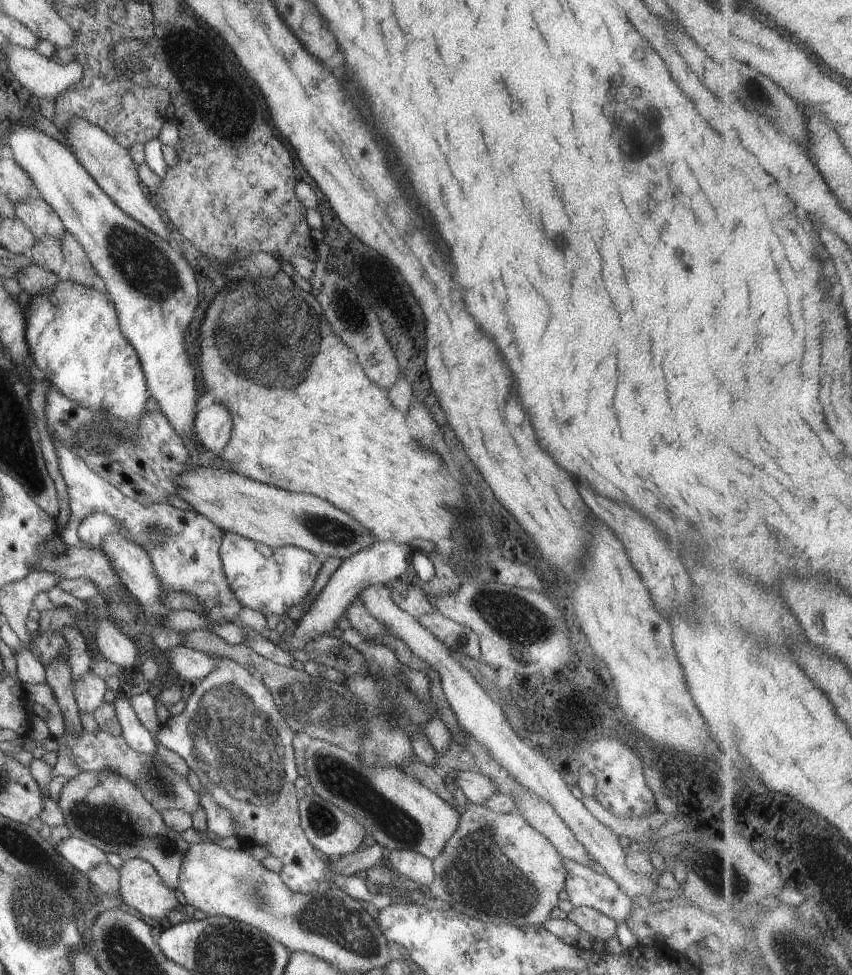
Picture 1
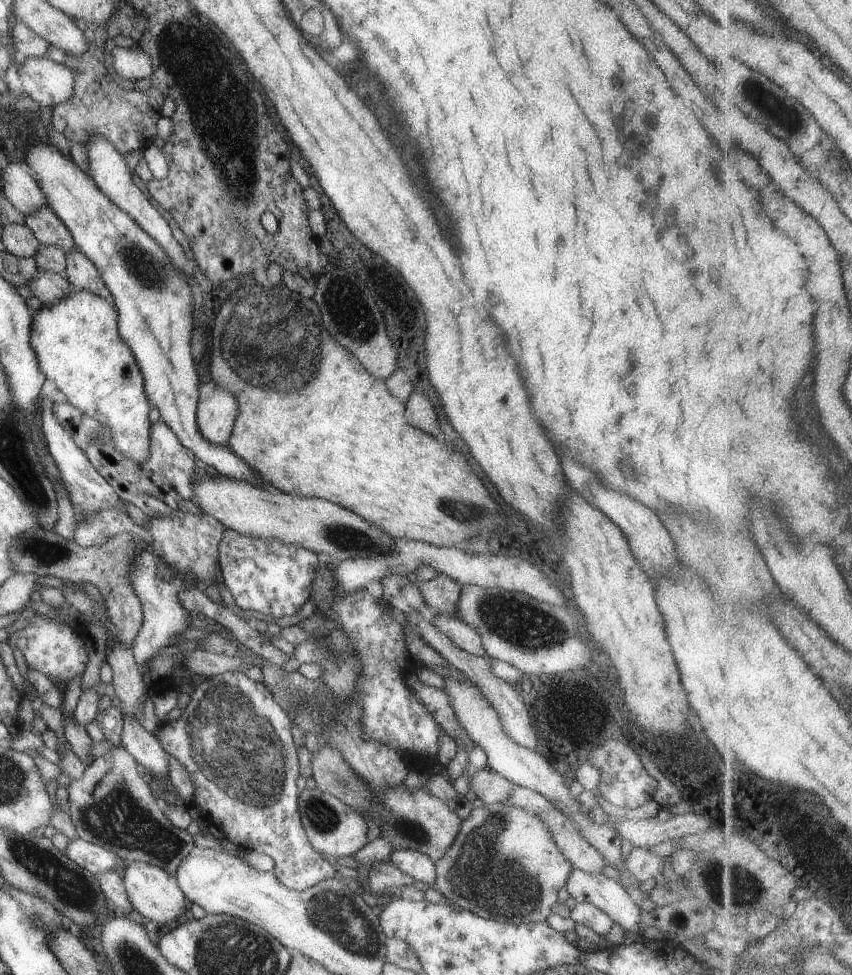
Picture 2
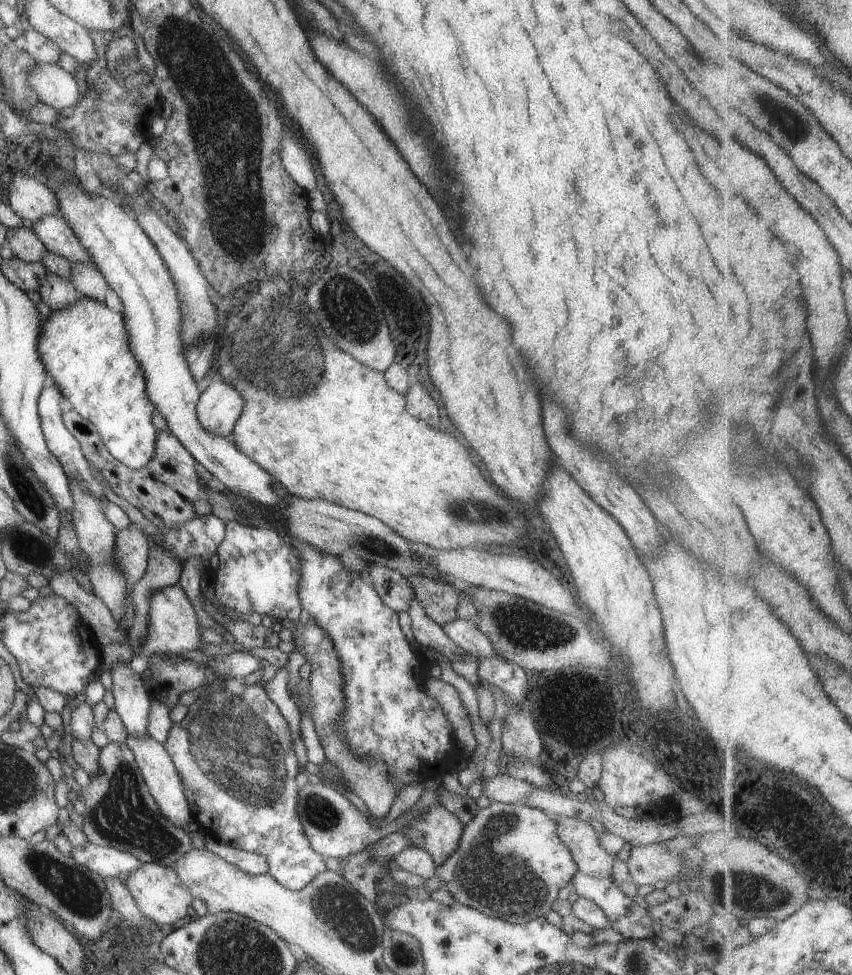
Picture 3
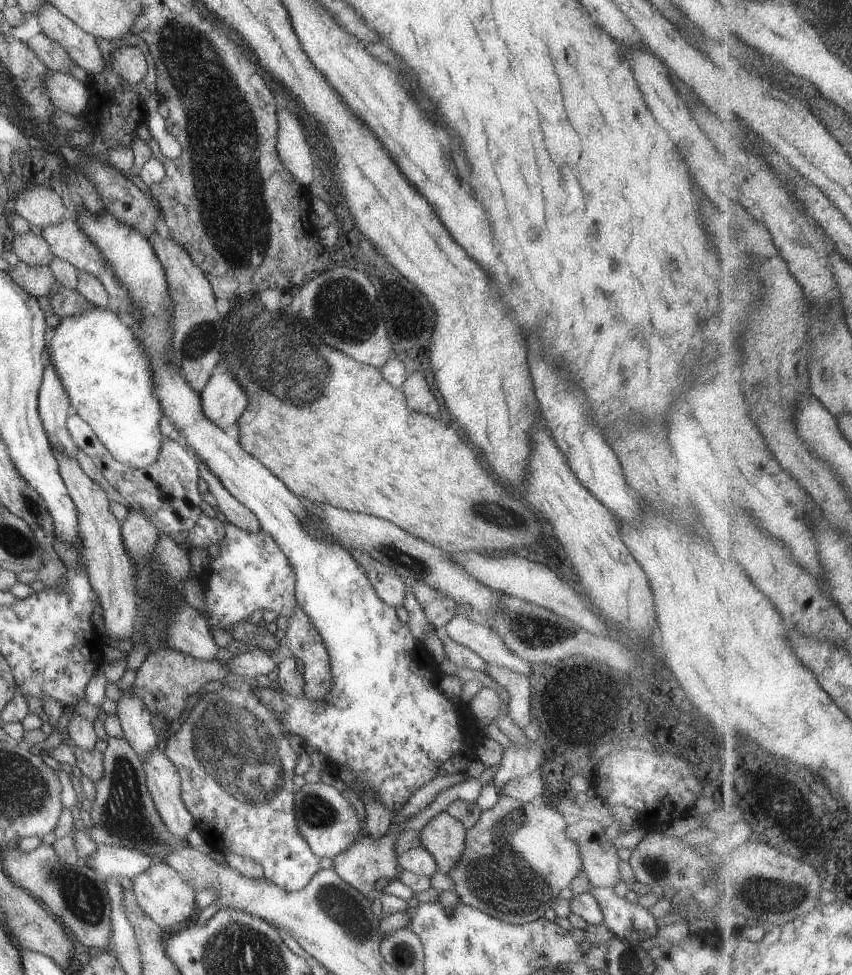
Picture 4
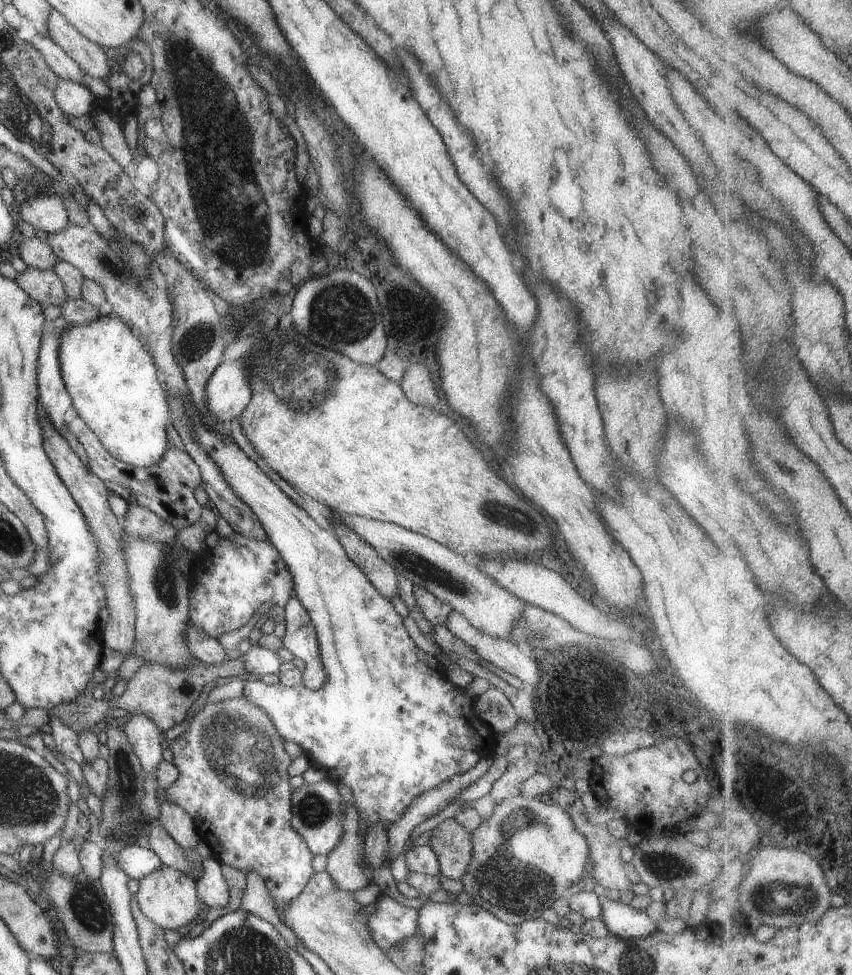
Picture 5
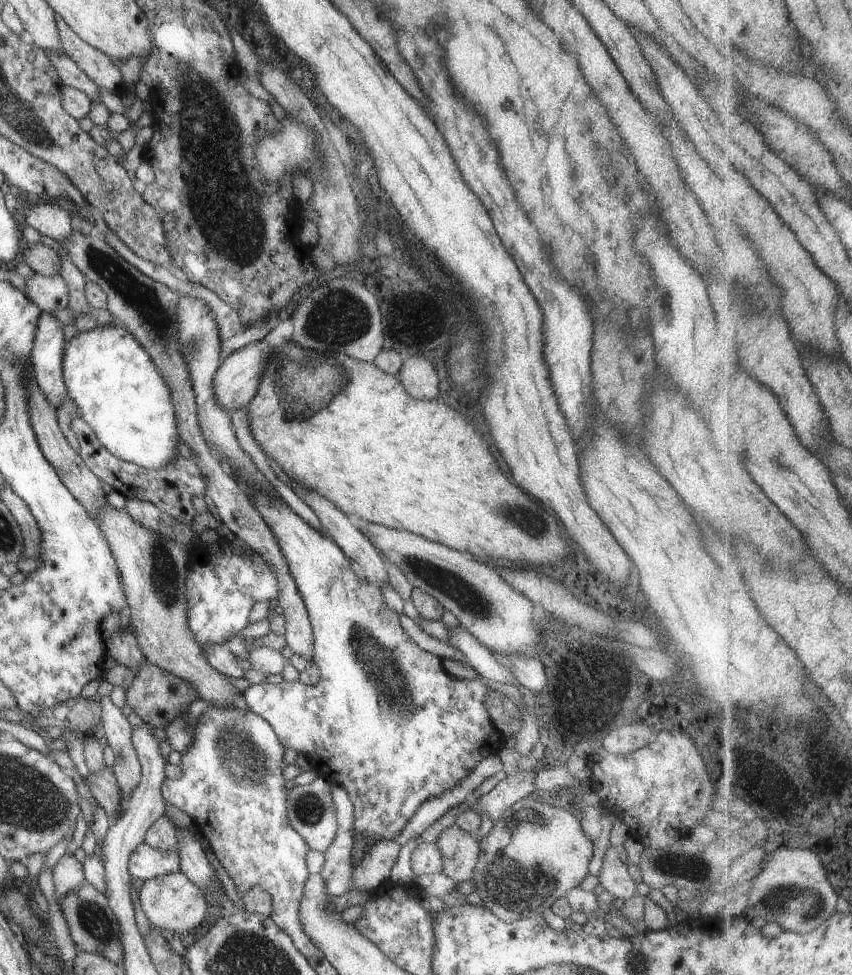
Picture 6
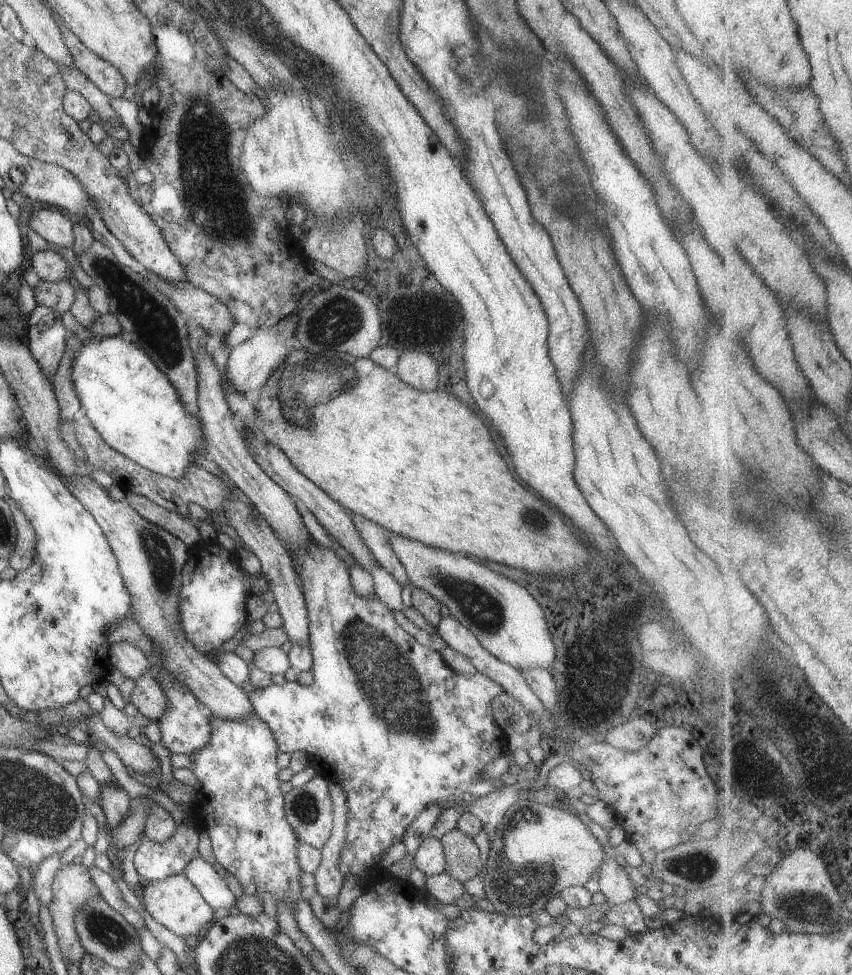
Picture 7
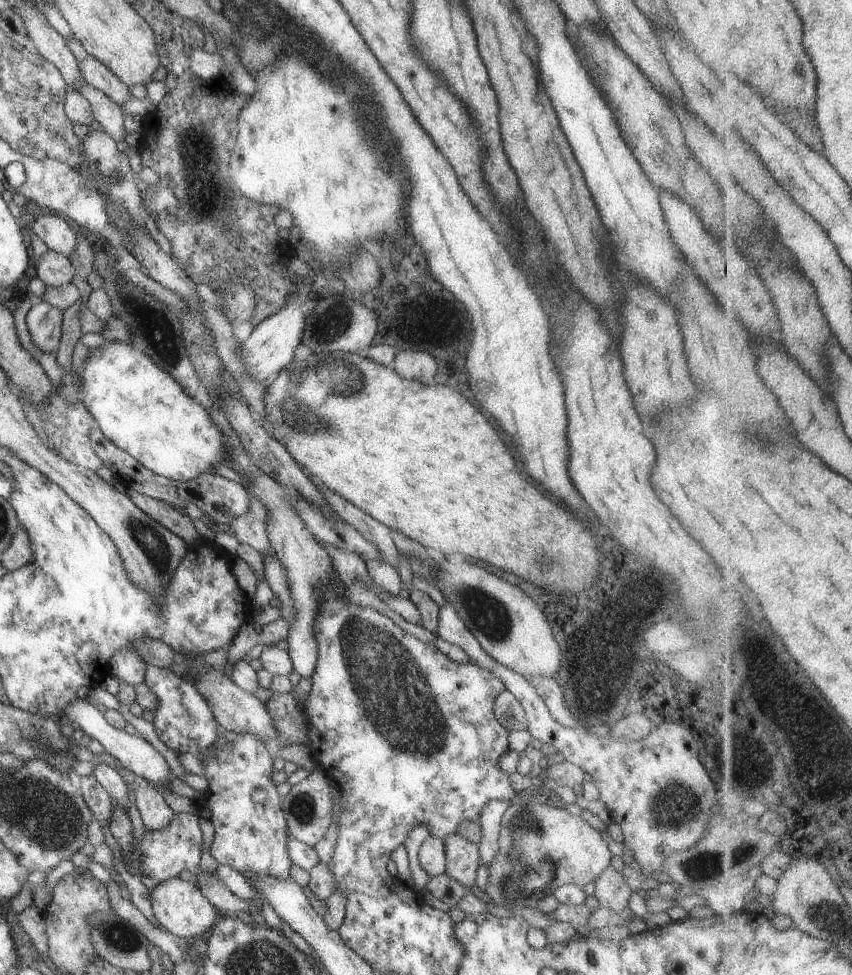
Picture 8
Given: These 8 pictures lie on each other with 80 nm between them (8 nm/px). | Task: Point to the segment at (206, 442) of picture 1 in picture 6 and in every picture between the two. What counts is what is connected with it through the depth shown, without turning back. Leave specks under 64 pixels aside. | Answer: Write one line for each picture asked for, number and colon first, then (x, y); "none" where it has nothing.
2: (215, 416)
3: (219, 405)
4: (222, 400)
5: (227, 391)
6: (235, 381)

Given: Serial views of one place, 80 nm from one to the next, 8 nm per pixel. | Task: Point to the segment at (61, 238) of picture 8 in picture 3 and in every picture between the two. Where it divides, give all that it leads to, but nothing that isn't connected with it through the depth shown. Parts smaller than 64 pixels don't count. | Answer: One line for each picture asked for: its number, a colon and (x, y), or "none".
3: (28, 198)
4: (37, 204)
5: (44, 212)
6: (48, 218)
7: (52, 226)

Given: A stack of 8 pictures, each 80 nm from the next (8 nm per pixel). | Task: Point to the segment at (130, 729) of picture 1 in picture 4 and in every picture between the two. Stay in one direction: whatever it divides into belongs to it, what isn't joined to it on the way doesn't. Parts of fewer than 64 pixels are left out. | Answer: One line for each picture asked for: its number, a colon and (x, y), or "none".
2: (143, 746)
3: (158, 772)
4: (162, 780)

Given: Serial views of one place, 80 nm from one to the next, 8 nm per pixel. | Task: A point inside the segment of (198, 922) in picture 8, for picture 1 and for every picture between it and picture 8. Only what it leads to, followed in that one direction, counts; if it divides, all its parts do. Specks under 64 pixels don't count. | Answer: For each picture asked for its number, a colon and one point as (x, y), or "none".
1: (140, 887)
2: (154, 893)
3: (158, 894)
4: (160, 892)
5: (167, 897)
6: (170, 900)
7: (175, 903)

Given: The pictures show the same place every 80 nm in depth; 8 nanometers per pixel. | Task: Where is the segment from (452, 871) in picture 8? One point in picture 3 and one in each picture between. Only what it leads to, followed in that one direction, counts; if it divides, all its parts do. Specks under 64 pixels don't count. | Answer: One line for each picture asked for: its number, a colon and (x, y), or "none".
3: (435, 830)
4: (442, 835)
5: (451, 843)
6: (458, 849)
7: (461, 859)

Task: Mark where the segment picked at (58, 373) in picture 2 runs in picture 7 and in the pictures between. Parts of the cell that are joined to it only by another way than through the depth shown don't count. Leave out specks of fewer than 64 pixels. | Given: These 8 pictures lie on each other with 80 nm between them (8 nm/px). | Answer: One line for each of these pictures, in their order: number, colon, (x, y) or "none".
3: (83, 347)
4: (105, 374)
5: (110, 377)
6: (116, 388)
7: (131, 404)

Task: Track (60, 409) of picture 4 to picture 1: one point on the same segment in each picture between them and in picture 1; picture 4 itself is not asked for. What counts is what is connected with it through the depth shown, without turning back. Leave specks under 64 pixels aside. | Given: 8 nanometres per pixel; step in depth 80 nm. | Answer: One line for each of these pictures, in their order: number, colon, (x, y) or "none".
1: (182, 546)
2: (88, 491)
3: (60, 443)

